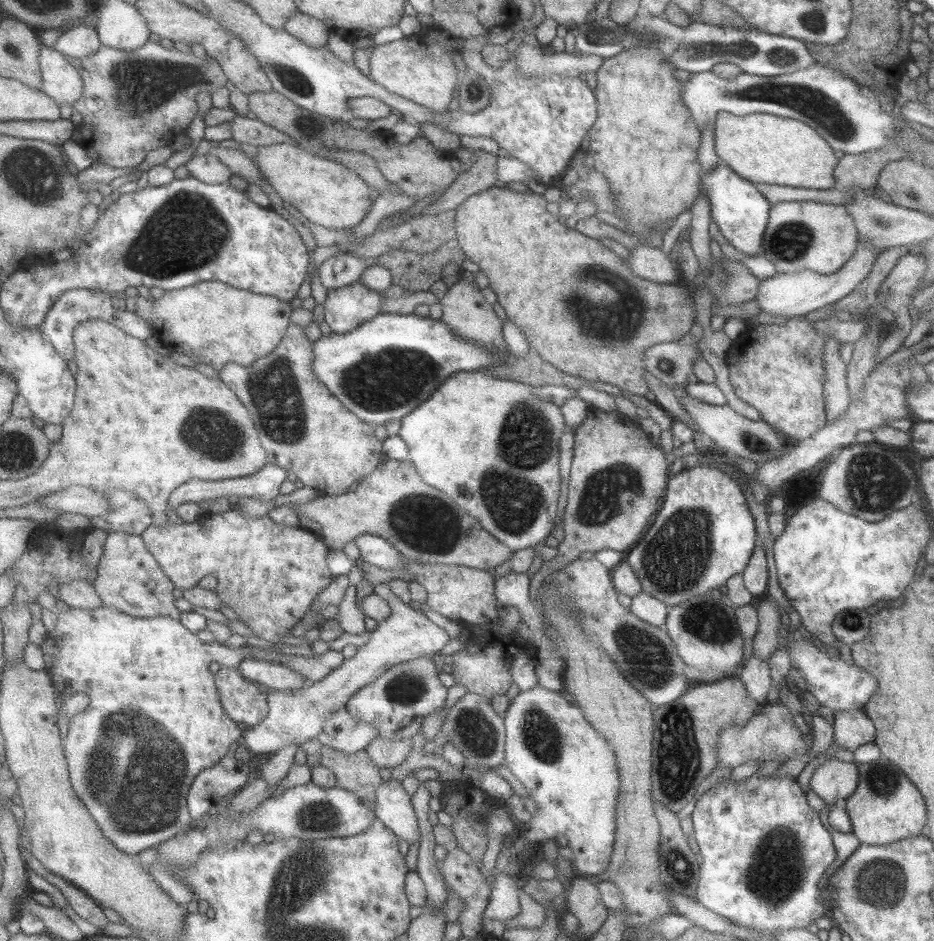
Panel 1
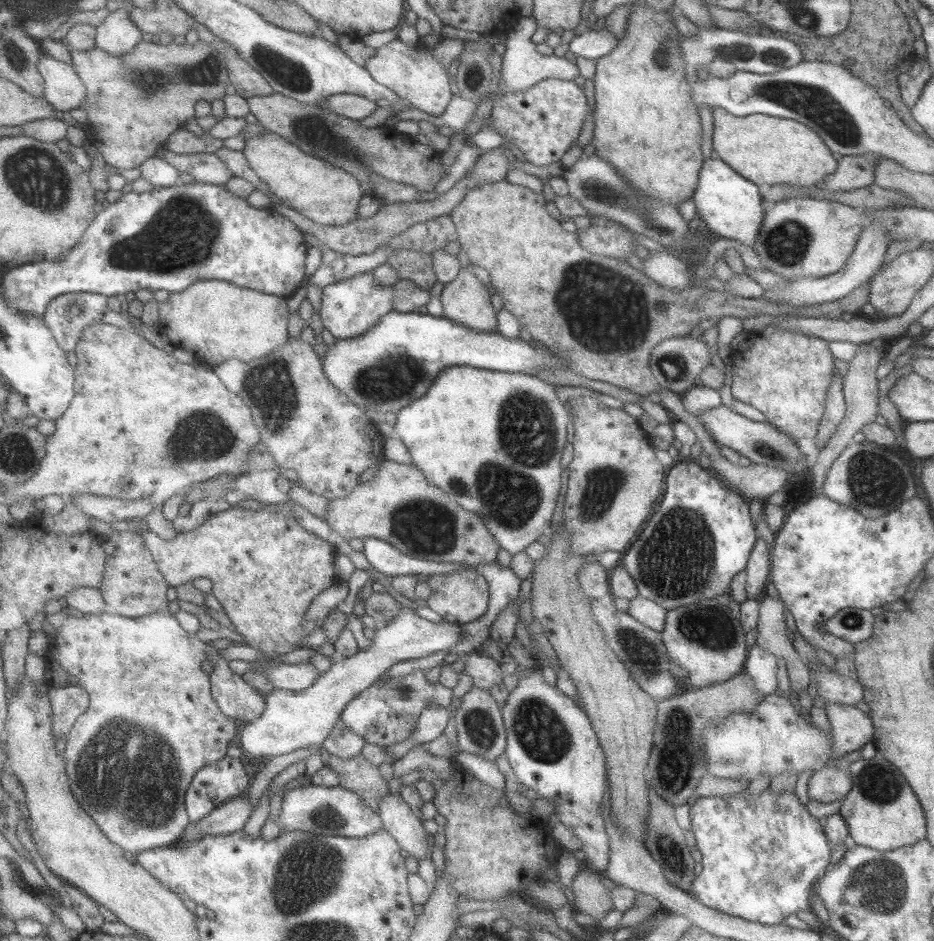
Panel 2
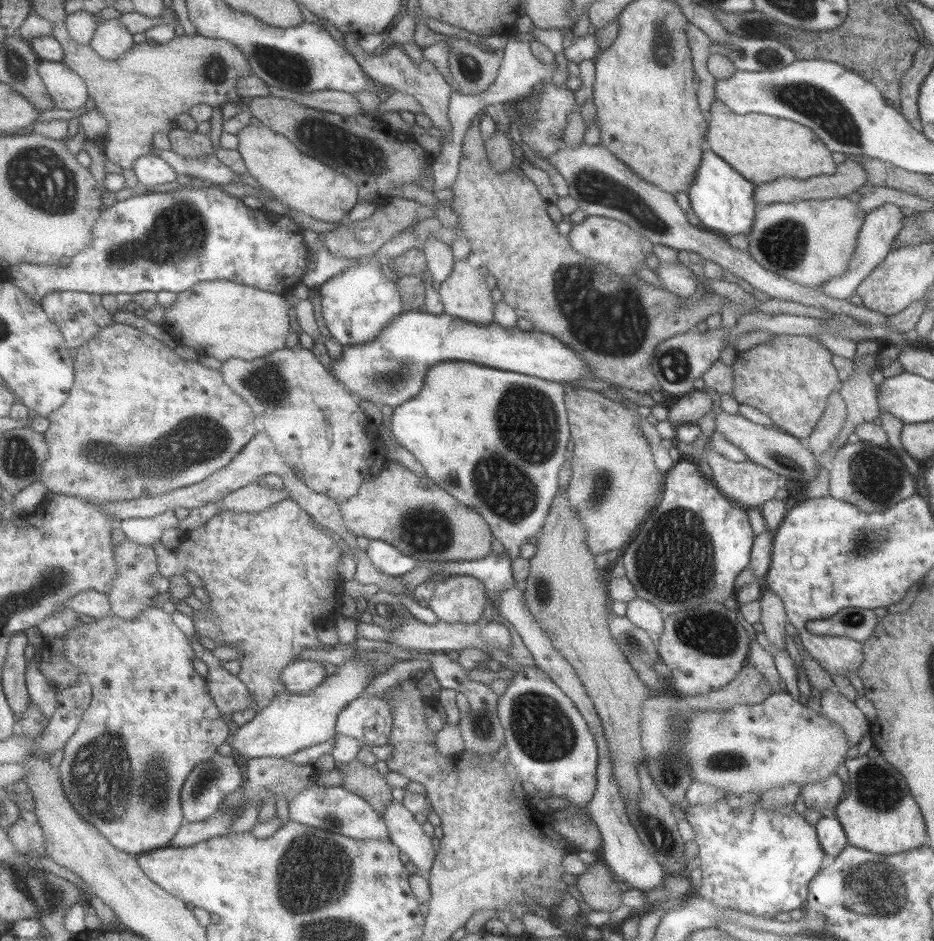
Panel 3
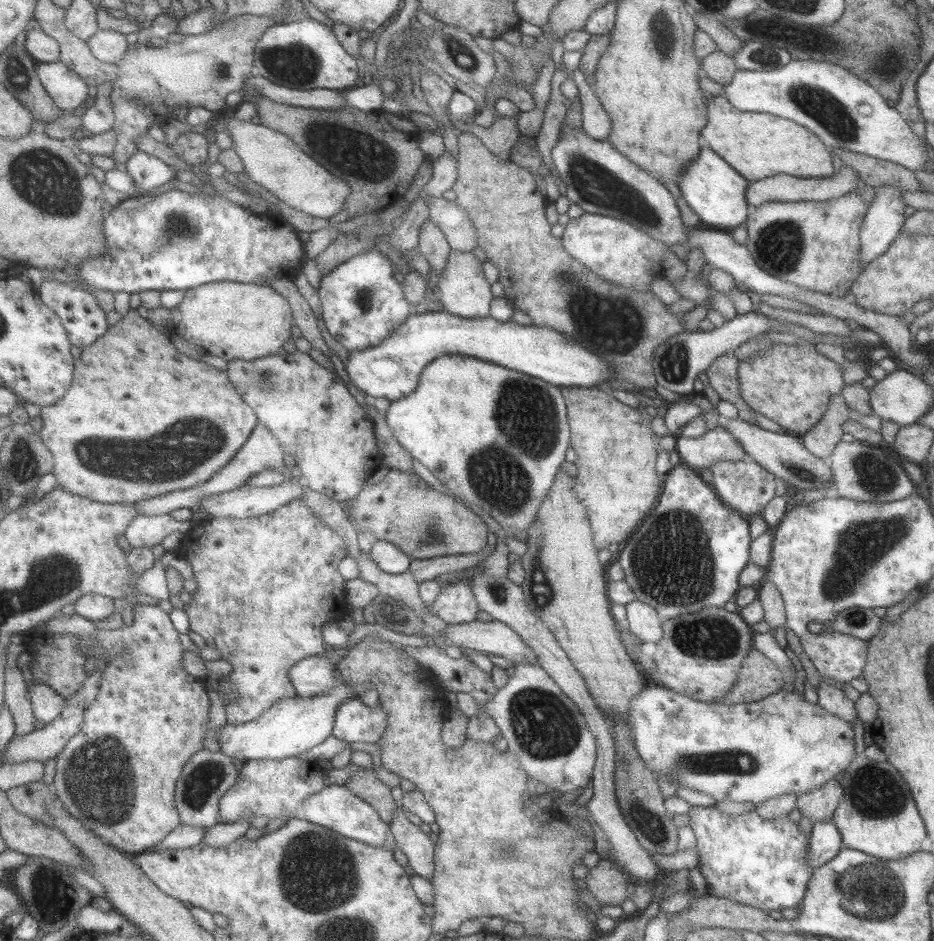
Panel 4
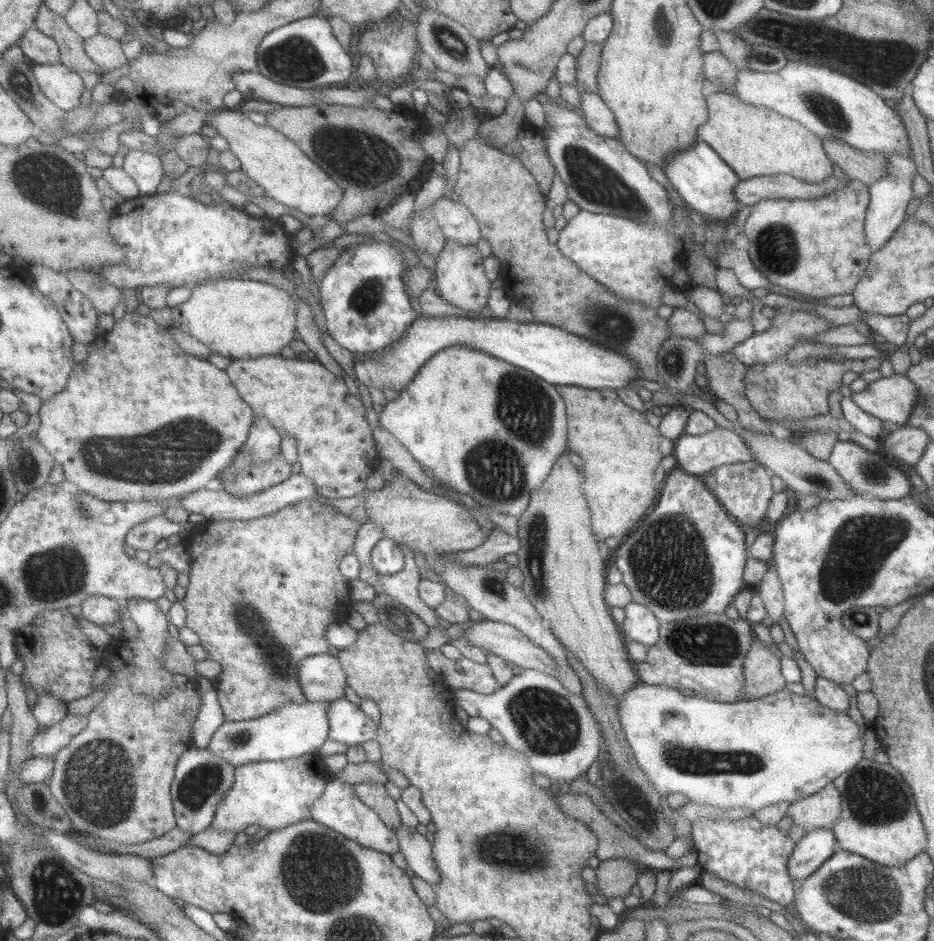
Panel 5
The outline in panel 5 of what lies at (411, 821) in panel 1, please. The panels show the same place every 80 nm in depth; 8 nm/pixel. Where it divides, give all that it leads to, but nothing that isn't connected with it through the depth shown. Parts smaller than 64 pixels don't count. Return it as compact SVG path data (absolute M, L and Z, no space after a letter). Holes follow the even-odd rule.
M402 825L397 828L400 846L406 856L408 867L414 876L433 885L440 881L440 872L436 862L431 860L431 842L425 840L425 835L419 836L413 827Z

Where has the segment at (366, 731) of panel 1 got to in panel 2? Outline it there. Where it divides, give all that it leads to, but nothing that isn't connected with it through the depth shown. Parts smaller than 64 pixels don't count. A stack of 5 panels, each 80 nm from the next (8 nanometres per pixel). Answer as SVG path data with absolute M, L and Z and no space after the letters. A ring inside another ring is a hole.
M339 720L323 747L330 754L351 760L362 753L367 743L366 738L355 734L343 725L343 721Z

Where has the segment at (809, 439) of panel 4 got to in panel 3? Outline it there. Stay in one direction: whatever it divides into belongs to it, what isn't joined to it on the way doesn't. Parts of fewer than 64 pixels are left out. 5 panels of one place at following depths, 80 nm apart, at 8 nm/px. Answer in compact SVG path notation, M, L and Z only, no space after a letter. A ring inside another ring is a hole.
M831 392L827 397L823 414L807 438L807 446L814 457L819 458L831 449L833 441L839 437L846 416L846 406L841 395L838 392Z

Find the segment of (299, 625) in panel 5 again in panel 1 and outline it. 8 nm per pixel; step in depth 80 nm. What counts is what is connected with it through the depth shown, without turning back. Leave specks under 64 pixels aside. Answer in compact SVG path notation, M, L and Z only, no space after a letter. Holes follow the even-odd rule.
M239 509L205 515L197 522L181 523L183 524L166 522L164 526L151 525L143 532L143 540L155 555L157 563L175 583L176 588L182 590L198 585L202 578L214 574L218 578L216 593L261 640L282 644L283 637L289 637L294 626L303 622L313 601L335 579L329 562L332 548L322 536L303 526L287 526L271 520L268 515L251 518Z

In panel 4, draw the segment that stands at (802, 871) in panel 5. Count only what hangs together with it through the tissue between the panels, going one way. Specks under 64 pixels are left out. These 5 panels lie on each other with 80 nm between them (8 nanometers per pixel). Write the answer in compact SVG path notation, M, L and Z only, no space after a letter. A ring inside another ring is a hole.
M830 820L812 823L811 832L807 837L806 862L810 868L817 868L829 862L842 847L839 831Z

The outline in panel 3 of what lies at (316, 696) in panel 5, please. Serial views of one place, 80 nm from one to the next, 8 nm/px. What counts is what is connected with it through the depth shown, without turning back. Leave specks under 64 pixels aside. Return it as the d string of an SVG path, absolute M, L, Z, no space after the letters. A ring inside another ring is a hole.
M297 660L283 671L283 684L287 691L295 694L307 694L327 681L327 668L323 662L315 660Z

